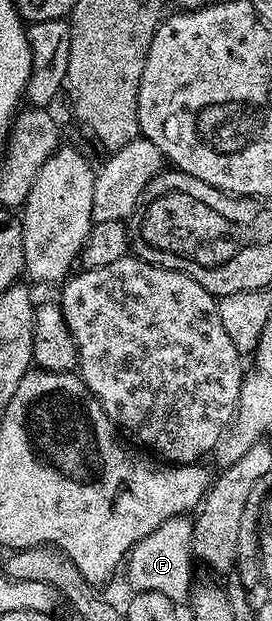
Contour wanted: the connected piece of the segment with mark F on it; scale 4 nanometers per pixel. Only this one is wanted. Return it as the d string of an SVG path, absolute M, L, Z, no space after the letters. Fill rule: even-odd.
M181 515L165 520L150 536L145 536L133 546L125 562L125 573L132 589L160 592L173 602L184 603L193 587L193 538L192 519Z

